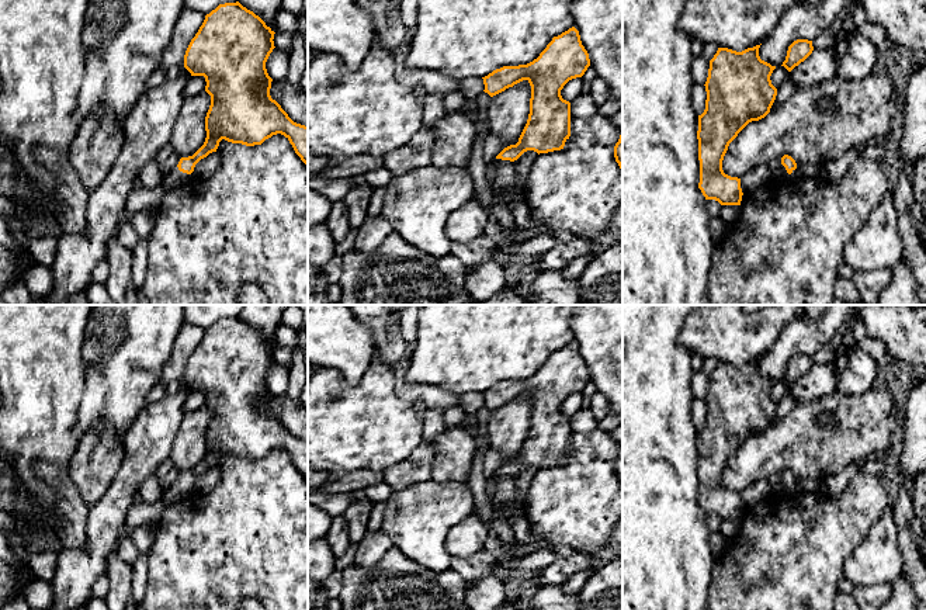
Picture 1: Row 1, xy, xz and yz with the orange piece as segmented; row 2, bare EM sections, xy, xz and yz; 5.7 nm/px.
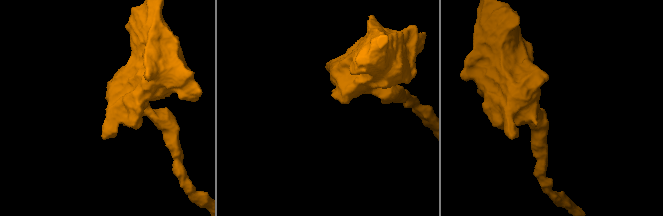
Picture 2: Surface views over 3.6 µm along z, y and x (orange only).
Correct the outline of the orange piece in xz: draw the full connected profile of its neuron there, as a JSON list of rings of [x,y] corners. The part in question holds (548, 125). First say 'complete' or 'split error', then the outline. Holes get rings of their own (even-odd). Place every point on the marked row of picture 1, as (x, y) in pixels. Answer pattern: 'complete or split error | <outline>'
complete | [[[572,27],[554,37],[533,62],[519,66],[503,66],[482,77],[483,91],[490,97],[523,80],[527,80],[531,86],[530,114],[519,142],[504,148],[496,159],[514,162],[527,150],[534,150],[540,155],[563,149],[565,142],[570,136],[570,103],[562,98],[561,90],[569,80],[582,77],[589,66],[589,53],[582,45],[579,31]]]

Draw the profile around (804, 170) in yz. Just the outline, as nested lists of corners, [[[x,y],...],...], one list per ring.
[[[797,163],[797,179],[815,179],[821,176],[822,166],[811,163]]]

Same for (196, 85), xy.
[[[191,76],[185,84],[183,97],[188,98],[205,90],[207,82],[204,76]]]

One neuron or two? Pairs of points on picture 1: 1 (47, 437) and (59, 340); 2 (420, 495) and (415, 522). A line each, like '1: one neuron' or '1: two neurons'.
1: one neuron
2: one neuron

